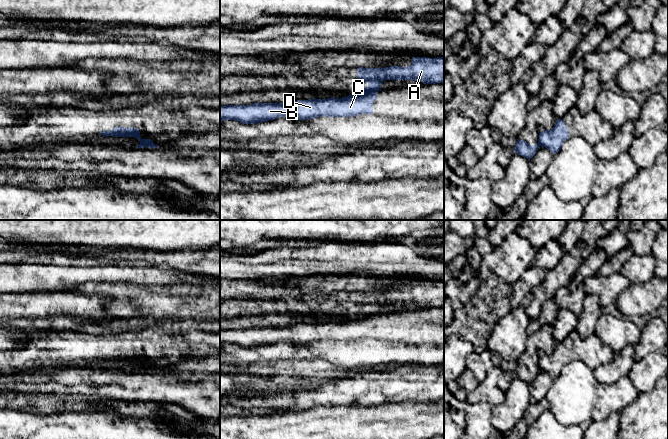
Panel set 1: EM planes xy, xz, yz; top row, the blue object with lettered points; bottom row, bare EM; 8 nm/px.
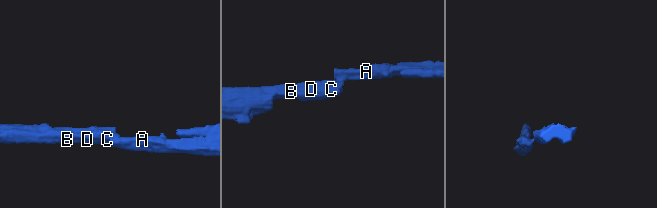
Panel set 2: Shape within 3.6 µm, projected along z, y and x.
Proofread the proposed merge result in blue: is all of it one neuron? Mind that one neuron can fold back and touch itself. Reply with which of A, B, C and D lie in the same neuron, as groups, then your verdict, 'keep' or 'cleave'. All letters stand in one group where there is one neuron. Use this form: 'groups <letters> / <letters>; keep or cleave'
groups A / B C D; cleave

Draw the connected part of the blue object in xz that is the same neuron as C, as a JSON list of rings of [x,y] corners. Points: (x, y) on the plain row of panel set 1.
[[[367,314],[343,322],[297,324],[288,327],[254,327],[220,330],[220,345],[262,347],[280,341],[309,344],[317,341],[353,341],[373,338],[377,315]]]

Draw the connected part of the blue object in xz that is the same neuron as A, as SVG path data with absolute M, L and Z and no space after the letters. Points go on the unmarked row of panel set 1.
M414 281L412 288L408 291L391 290L384 292L357 292L357 302L364 304L366 311L362 316L367 314L379 315L381 308L385 304L413 304L422 305L423 308L444 307L444 281L428 282L428 281Z

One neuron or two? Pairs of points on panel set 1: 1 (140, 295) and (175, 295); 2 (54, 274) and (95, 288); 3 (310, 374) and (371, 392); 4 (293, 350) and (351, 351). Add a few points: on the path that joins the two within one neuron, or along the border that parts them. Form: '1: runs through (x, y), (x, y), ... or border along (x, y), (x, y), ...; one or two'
1: runs through (149, 291), (166, 291); one
2: border along (105, 282), (84, 282), (73, 290); two
3: border along (357, 373), (334, 382), (326, 383), (313, 390); two
4: runs through (307, 351), (337, 351); one

